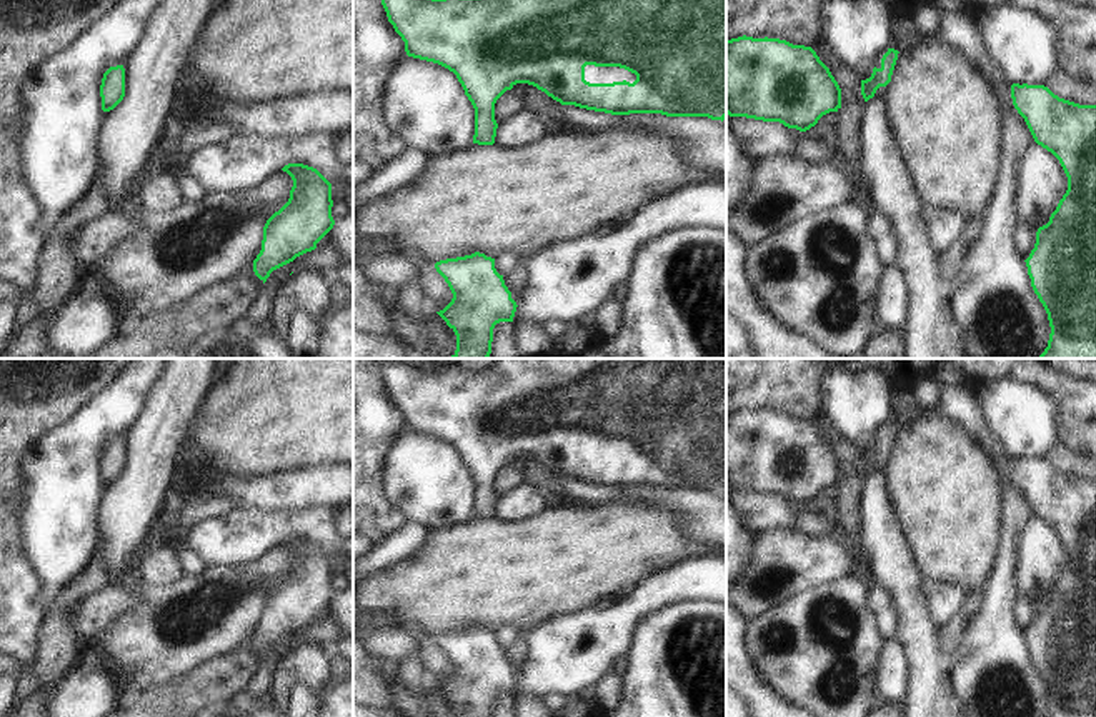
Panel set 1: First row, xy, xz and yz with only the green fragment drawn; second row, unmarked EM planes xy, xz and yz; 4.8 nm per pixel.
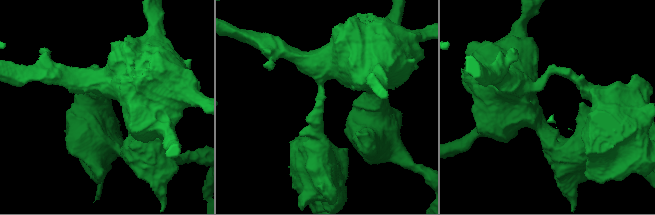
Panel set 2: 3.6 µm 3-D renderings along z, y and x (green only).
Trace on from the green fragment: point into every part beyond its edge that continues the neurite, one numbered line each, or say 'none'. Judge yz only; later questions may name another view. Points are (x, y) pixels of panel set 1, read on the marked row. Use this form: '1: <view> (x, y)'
none

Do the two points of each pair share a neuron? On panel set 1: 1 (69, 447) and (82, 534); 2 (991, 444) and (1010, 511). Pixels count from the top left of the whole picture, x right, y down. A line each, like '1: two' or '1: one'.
1: one
2: one

